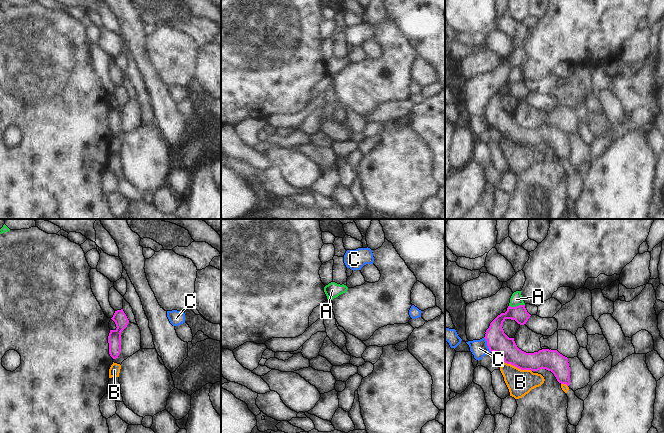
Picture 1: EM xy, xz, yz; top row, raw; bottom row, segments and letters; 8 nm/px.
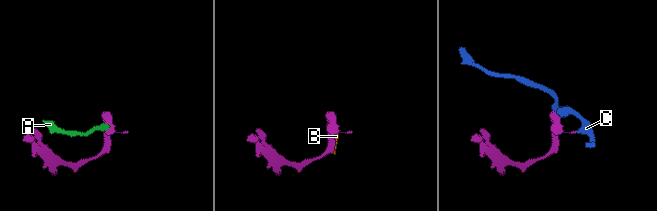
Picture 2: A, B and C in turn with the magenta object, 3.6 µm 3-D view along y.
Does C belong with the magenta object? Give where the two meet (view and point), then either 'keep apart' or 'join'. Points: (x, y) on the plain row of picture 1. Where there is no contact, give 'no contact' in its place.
meets magenta in yz at (487, 120); keep apart

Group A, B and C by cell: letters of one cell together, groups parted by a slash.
A B C

